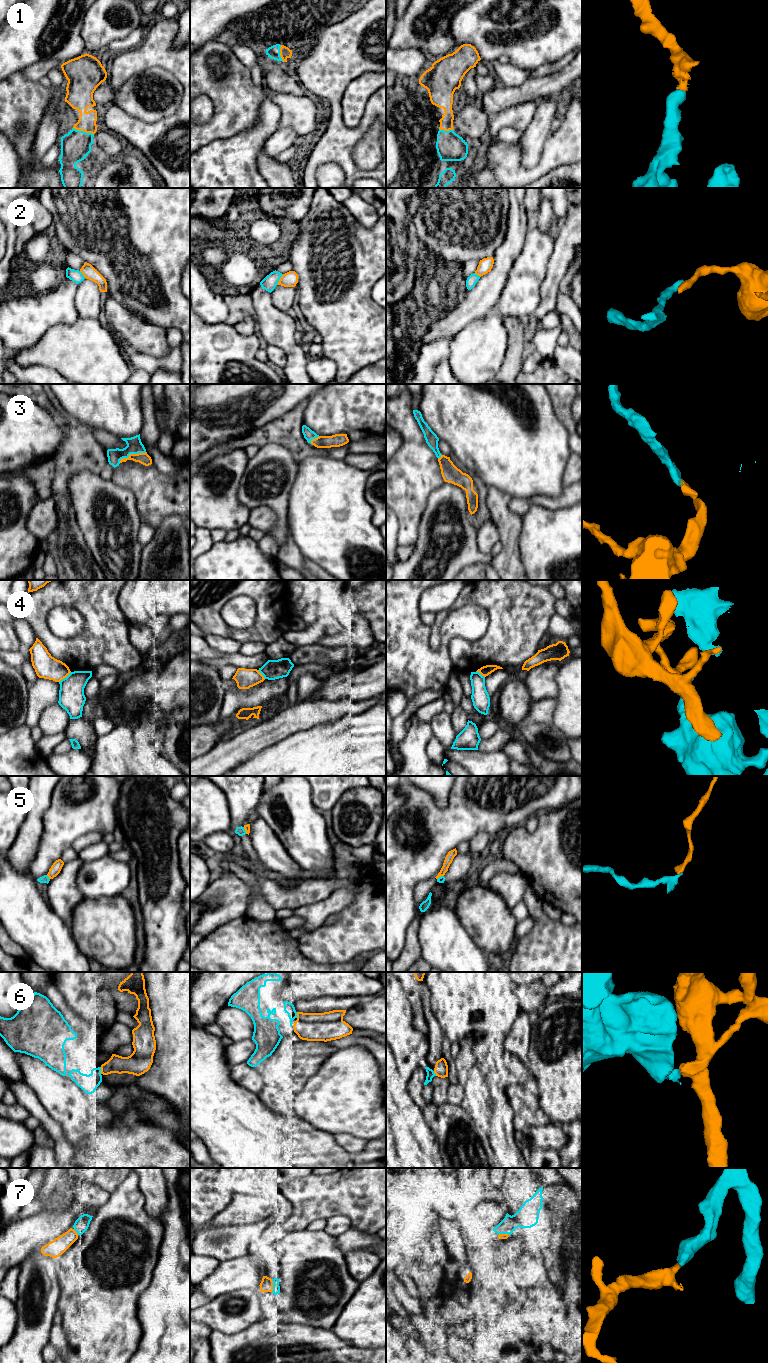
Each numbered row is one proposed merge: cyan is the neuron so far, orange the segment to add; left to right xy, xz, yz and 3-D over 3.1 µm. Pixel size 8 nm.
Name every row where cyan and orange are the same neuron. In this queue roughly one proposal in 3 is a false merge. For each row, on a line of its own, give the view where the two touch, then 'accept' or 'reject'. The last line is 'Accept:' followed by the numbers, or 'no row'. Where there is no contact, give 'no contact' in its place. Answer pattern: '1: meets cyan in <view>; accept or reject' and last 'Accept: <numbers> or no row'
1: meets cyan in xy; accept
2: meets cyan in xz; reject
3: meets cyan in xy; accept
4: meets cyan in xy; reject
5: meets cyan in xy; reject
6: meets cyan in xy; reject
7: meets cyan in xz; accept
Accept: 1, 3, 7

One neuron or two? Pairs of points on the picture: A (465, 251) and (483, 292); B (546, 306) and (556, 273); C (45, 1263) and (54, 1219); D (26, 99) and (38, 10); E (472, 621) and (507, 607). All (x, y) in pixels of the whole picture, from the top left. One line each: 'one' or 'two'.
A: two
B: one
C: two
D: two
E: two

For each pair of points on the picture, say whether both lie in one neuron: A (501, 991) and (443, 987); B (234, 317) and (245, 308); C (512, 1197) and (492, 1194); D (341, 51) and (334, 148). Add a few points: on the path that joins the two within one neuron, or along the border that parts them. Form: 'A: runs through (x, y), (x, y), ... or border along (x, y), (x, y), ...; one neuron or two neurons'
A: runs through (487, 991), (472, 991), (468, 987), (457, 987); one neuron
B: runs through (237, 314), (242, 309); one neuron
C: border along (501, 1187), (503, 1200); two neurons
D: runs through (335, 75), (335, 124); one neuron

